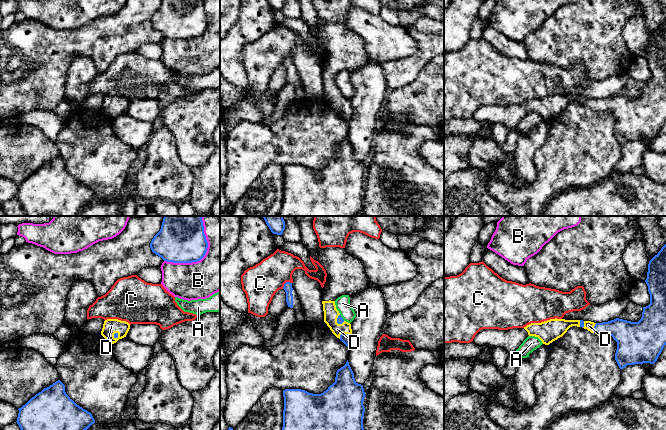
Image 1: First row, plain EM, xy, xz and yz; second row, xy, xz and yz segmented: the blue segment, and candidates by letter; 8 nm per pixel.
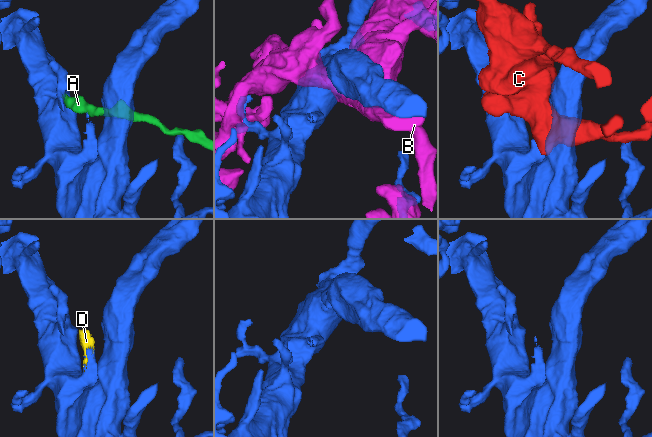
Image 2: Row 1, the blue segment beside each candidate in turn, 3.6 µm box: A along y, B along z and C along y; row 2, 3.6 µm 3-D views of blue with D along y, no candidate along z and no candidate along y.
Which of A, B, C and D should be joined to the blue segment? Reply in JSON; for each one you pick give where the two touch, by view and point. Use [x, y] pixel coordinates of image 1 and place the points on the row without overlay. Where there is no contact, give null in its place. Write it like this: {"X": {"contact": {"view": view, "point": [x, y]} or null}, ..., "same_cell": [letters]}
{"D": {"contact": {"view": "yz", "point": [594, 107]}}, "same_cell": ["D"]}

